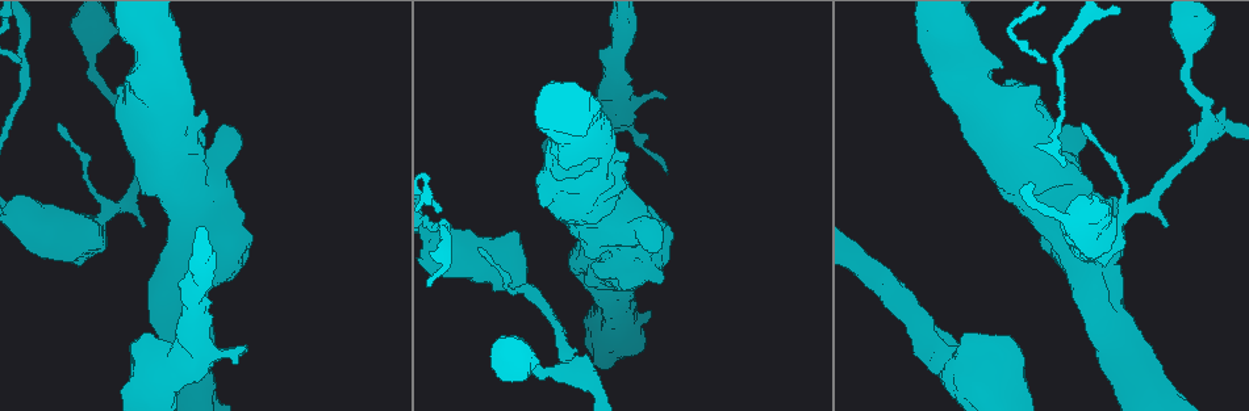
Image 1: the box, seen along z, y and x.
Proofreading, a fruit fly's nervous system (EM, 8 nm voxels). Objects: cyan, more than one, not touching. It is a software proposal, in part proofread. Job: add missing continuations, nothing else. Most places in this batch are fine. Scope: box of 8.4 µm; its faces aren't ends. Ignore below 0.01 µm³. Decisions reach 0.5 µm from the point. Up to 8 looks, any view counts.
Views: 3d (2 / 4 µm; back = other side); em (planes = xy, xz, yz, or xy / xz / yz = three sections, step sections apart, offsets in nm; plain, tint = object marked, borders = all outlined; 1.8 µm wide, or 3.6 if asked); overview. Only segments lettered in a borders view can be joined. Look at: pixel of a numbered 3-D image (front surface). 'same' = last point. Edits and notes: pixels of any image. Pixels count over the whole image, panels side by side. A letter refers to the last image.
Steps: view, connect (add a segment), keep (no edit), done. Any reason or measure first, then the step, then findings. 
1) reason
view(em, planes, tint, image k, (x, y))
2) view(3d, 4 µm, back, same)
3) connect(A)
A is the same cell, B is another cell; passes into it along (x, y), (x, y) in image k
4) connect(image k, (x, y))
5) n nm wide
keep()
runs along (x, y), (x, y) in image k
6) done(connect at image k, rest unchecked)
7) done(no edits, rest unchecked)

narrows sharply
view(em, planes, borders, image 1, (1121, 175))

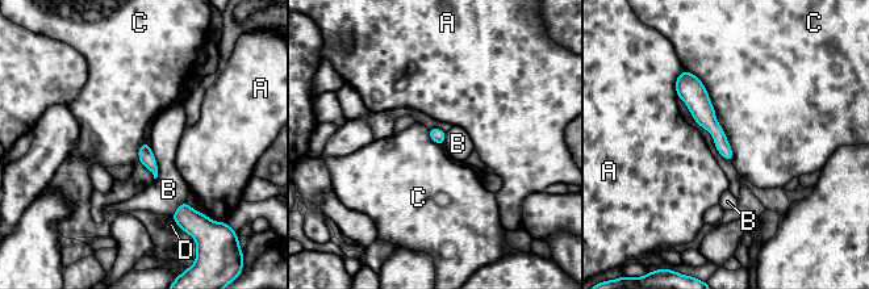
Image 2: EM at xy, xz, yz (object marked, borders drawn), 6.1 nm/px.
keep()
A, B, C and D are other cells; runs along (689, 76), (689, 88), (728, 156) in image 2; none of them fits

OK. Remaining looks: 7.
branch stops here
view(3d, 4 µm, image 1, (565, 332))

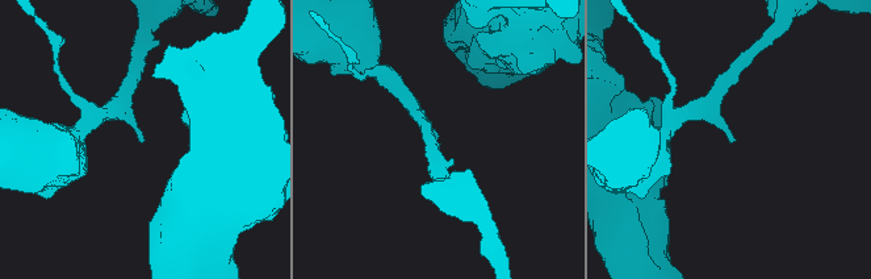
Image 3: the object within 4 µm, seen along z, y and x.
now the EM
view(em, xy, step 4, borders, image 3, (730, 140))

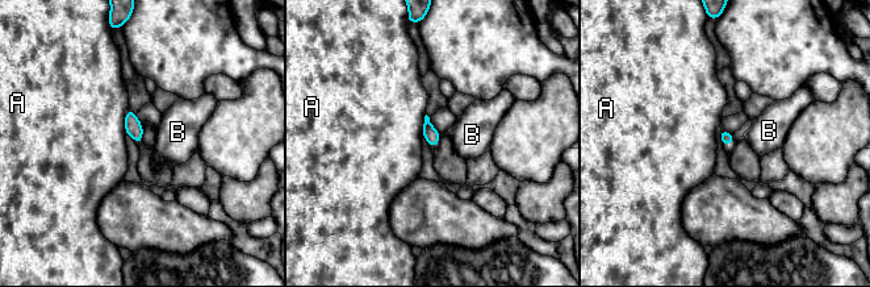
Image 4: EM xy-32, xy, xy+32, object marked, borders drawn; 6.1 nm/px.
A touches over 170 nm
keep()
A and B are other cells; border along (128, 108), (125, 115), (126, 134) in image 4; none of them fits

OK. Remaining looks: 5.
free end
view(em, yz, step 8, borders, image 1, (19, 62))

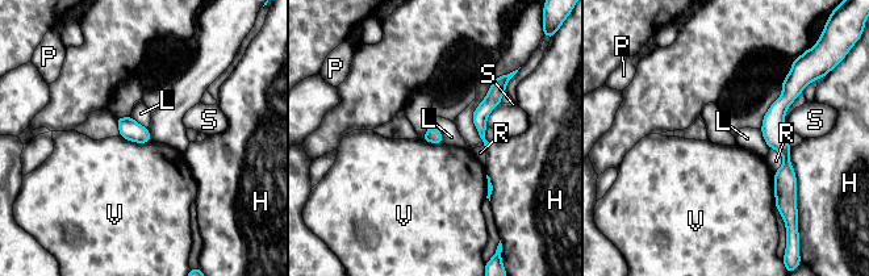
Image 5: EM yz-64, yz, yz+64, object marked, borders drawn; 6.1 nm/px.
H touches over 340 nm
keep()
H, L, P, R, S and V are other cells; runs along (785, 86), (778, 200) in image 5; none of them fits

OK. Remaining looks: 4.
an open end
view(em, planes, borders, image 1, (243, 349))

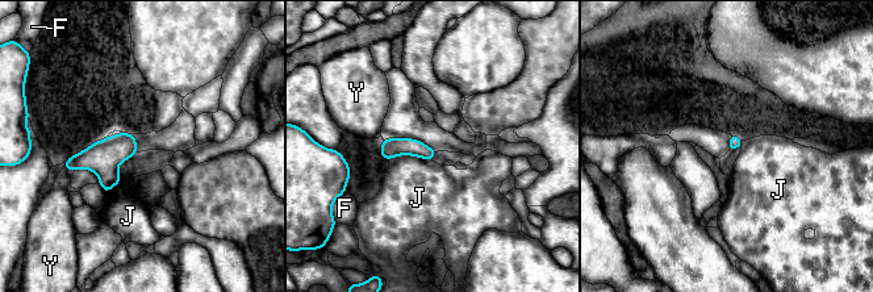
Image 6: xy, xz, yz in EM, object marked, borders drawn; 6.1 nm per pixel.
keep()
F, J and Y are other cells; runs along (383, 153), (391, 147), (431, 153) in image 6; none of them fits

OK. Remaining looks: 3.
done(no edits, rest unchecked)

